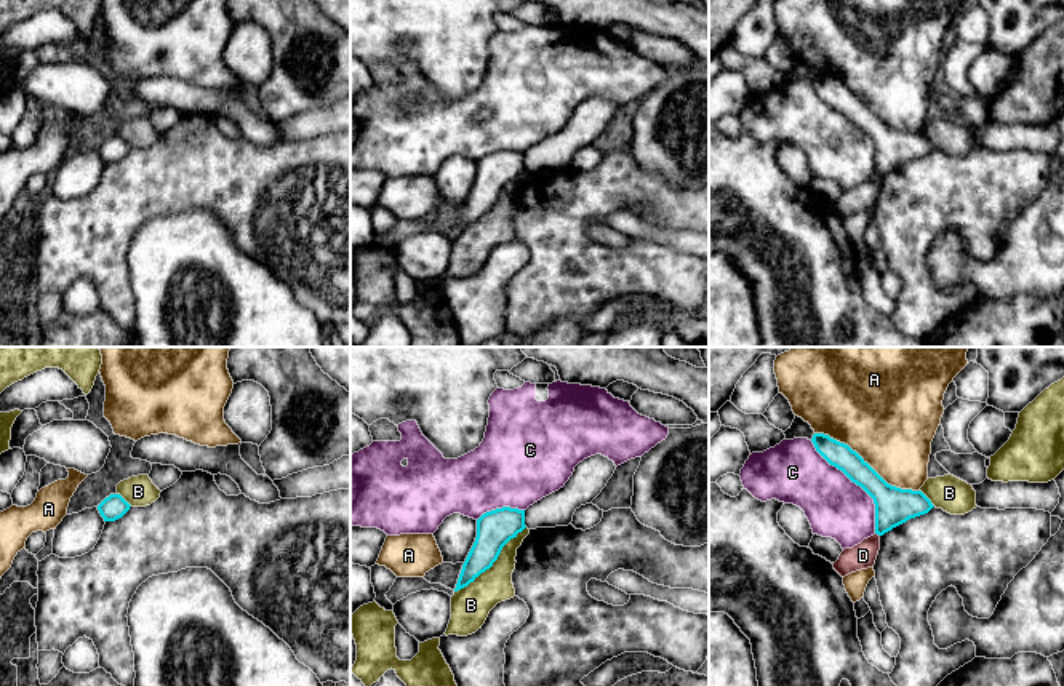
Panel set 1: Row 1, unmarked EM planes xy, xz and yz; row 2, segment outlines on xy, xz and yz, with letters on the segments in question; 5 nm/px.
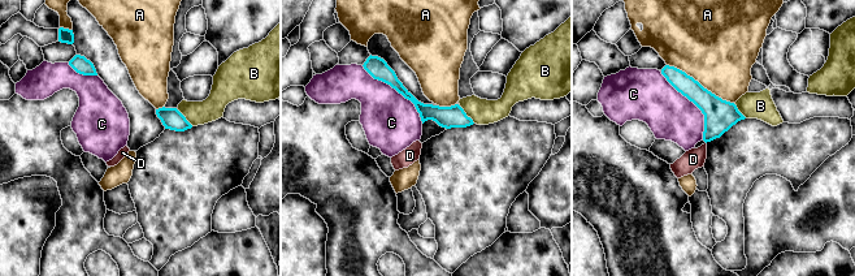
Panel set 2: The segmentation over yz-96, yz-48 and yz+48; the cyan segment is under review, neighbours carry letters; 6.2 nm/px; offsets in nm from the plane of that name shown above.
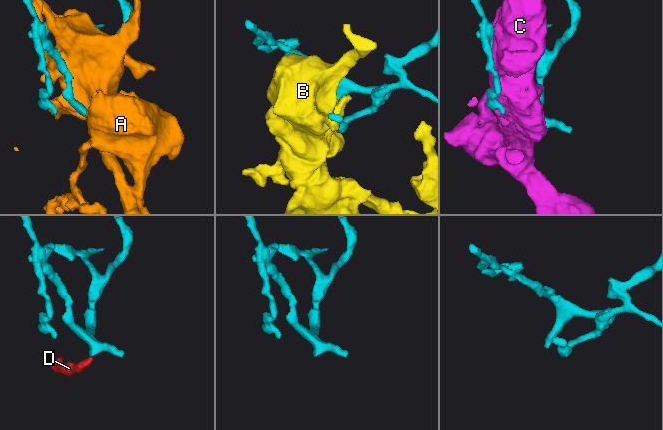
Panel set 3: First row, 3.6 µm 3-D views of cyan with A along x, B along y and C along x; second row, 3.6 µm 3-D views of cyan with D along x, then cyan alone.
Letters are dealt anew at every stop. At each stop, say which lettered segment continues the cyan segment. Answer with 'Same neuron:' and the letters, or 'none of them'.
Same neuron: none of them

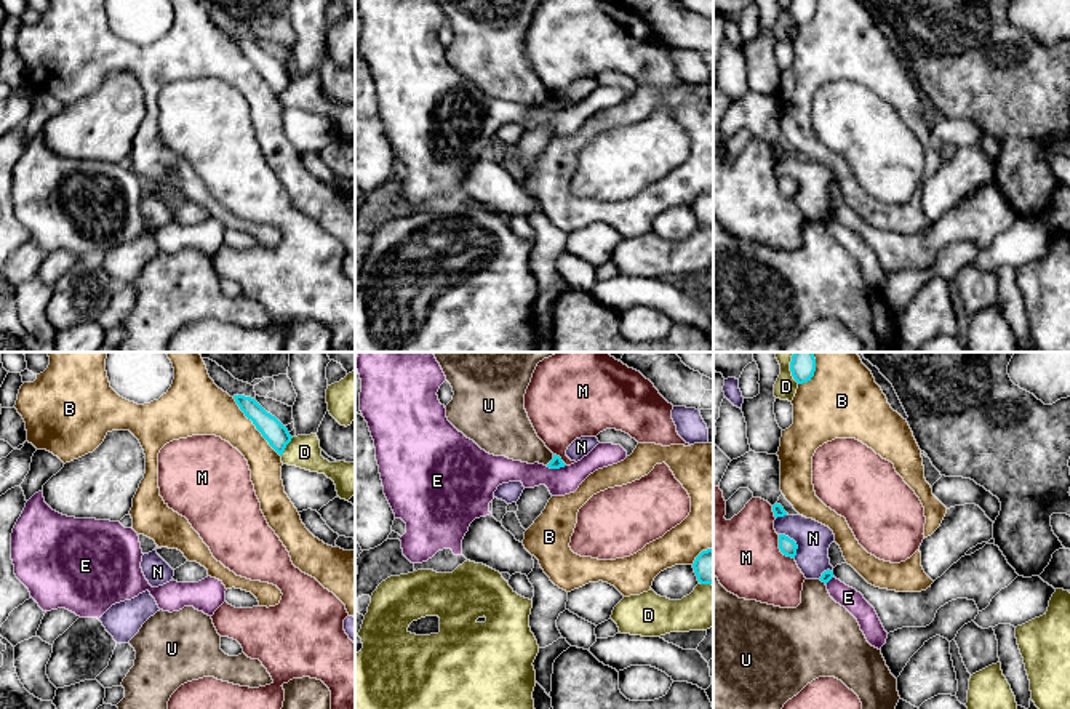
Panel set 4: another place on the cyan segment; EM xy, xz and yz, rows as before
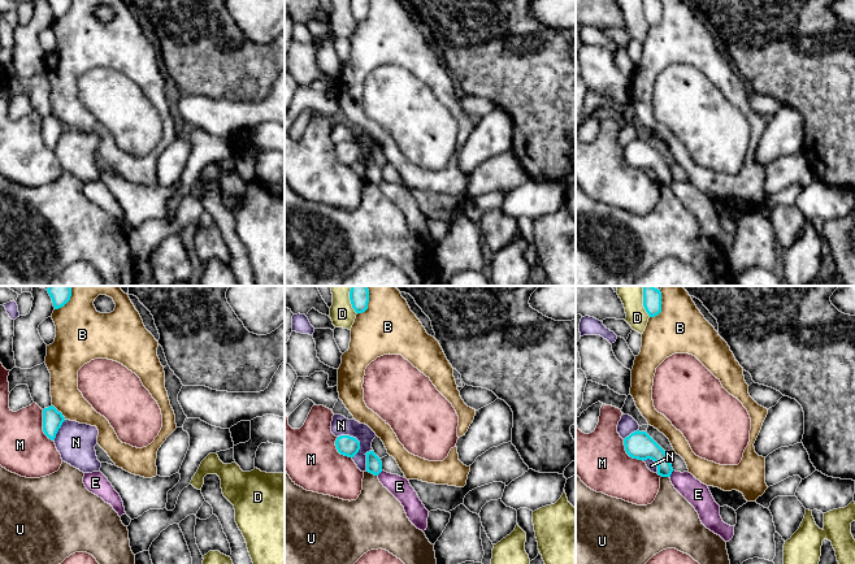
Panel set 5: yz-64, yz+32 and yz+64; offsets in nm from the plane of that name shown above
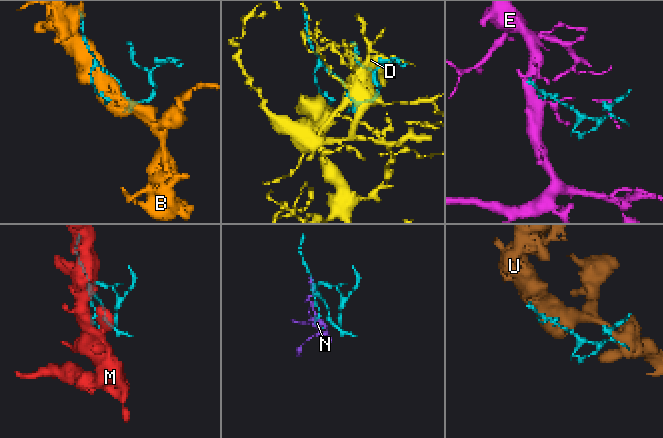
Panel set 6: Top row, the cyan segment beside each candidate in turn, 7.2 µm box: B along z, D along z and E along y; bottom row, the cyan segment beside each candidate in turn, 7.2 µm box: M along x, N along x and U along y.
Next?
Same neuron: none of them

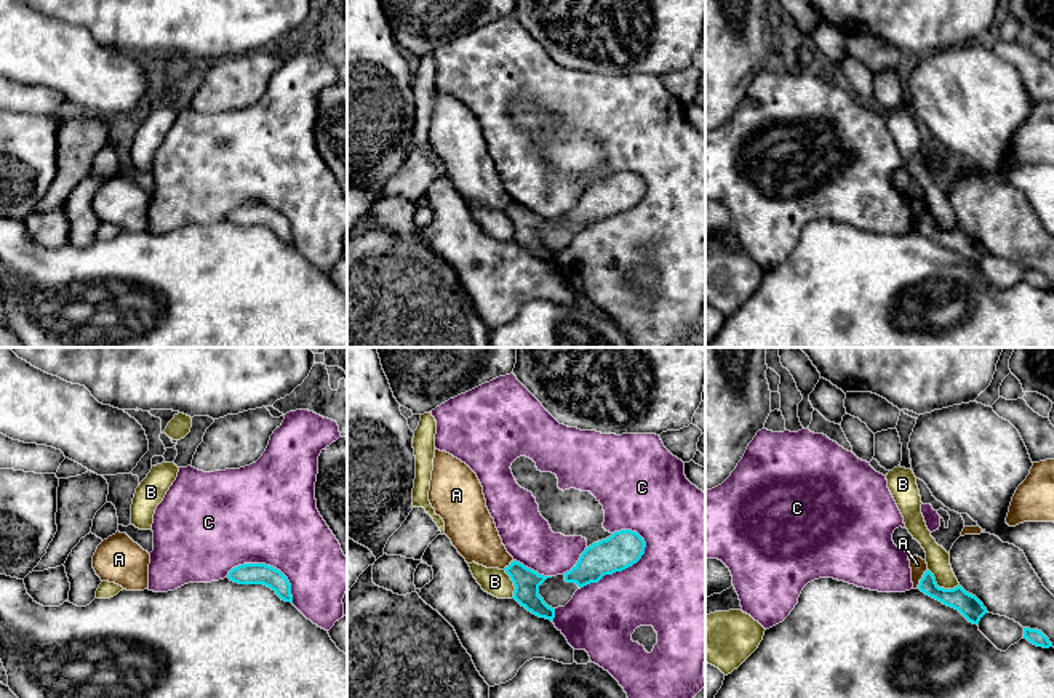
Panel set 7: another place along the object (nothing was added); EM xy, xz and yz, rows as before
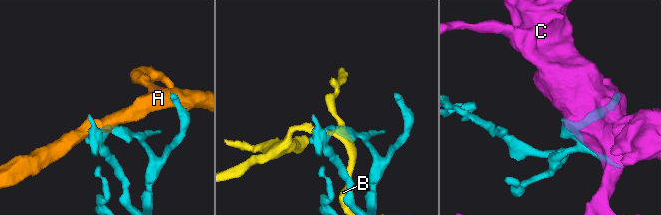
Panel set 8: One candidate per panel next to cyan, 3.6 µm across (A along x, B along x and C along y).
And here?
Same neuron: none of them

